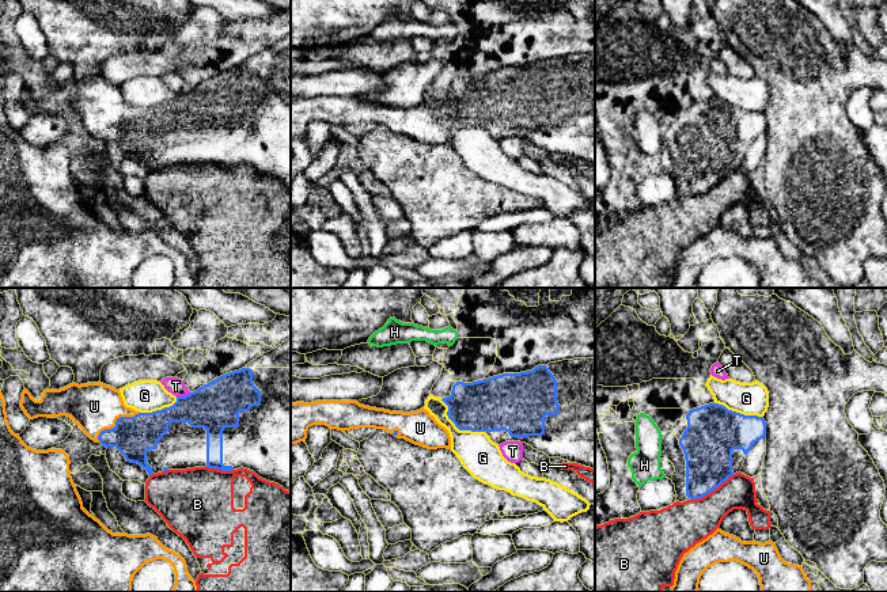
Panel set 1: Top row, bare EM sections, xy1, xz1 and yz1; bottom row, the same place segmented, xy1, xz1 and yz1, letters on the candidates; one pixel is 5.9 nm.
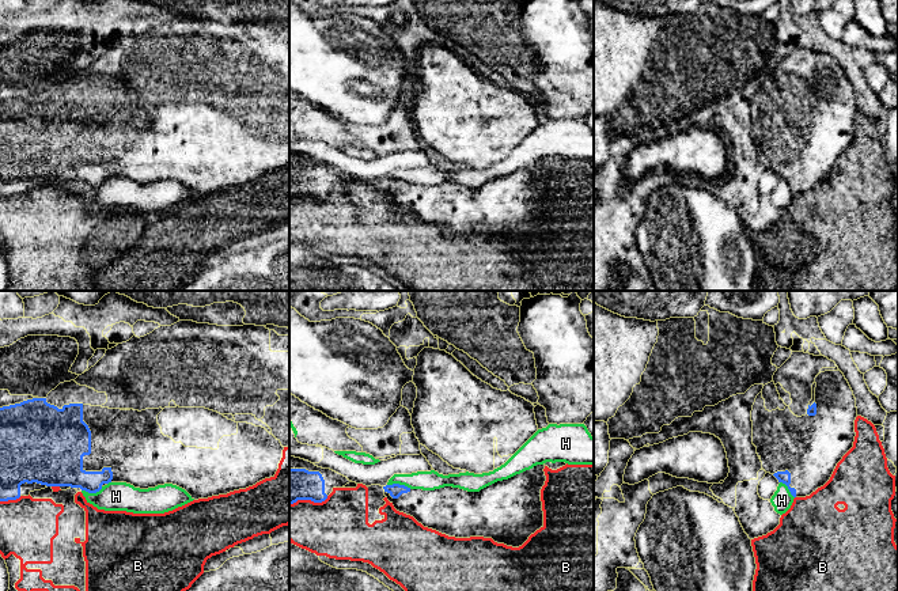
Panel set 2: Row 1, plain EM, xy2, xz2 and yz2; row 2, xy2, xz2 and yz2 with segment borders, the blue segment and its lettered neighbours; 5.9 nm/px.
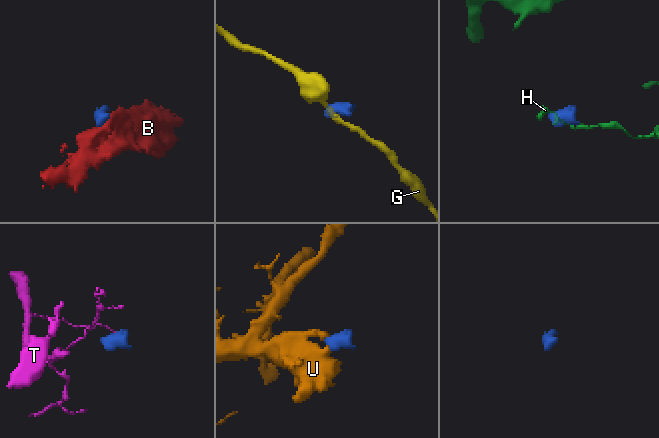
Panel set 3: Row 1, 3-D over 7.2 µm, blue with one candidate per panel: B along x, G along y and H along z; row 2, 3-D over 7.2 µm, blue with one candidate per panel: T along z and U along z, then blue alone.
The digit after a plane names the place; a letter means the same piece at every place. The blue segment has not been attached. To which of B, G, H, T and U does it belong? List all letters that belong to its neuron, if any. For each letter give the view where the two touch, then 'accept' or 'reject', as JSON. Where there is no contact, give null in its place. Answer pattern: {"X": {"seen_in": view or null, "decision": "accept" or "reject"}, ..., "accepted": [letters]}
{"B": {"seen_in": "yz1", "decision": "reject"}, "G": {"seen_in": "xz1", "decision": "reject"}, "H": {"seen_in": "xz2", "decision": "reject"}, "T": {"seen_in": "xy1", "decision": "reject"}, "U": {"seen_in": "xy1", "decision": "accept"}, "accepted": ["U"]}

